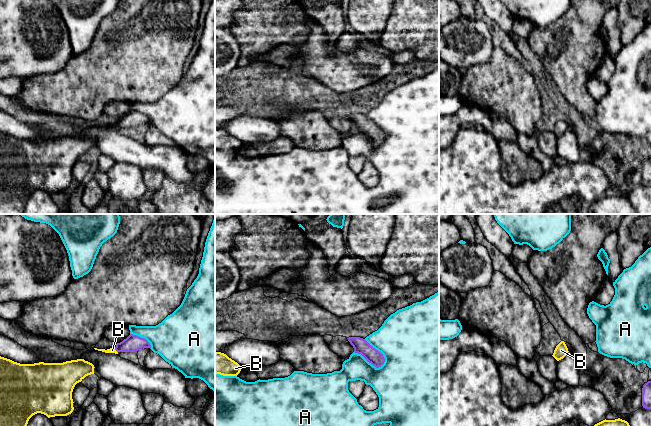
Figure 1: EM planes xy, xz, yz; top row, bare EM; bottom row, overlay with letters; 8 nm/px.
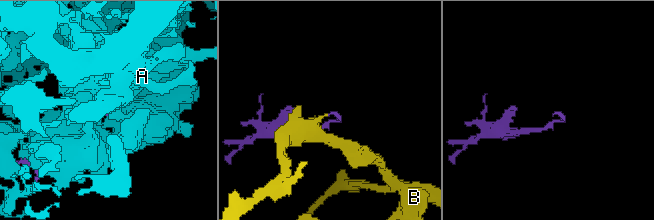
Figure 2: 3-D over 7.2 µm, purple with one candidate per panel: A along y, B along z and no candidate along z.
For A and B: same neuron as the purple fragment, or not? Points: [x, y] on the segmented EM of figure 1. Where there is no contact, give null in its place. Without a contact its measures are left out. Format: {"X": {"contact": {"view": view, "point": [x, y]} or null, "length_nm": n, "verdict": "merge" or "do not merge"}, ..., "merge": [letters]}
{"A": {"contact": {"view": "xz", "point": [370, 362]}, "length_nm": 260, "verdict": "do not merge"}, "B": {"contact": {"view": "xy", "point": [115, 349]}, "length_nm": 50, "verdict": "merge"}, "merge": ["B"]}

